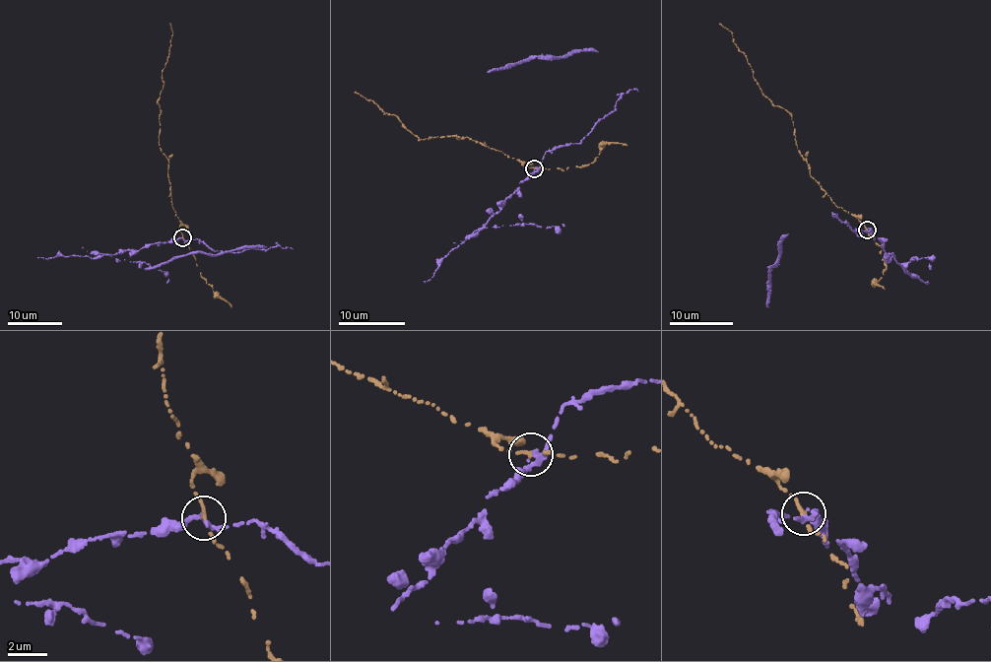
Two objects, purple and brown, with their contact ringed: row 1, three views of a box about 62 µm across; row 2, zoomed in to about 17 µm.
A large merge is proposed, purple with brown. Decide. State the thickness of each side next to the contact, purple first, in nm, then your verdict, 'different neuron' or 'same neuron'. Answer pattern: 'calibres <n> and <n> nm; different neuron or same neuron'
calibres 240 and 160 nm; different neuron

